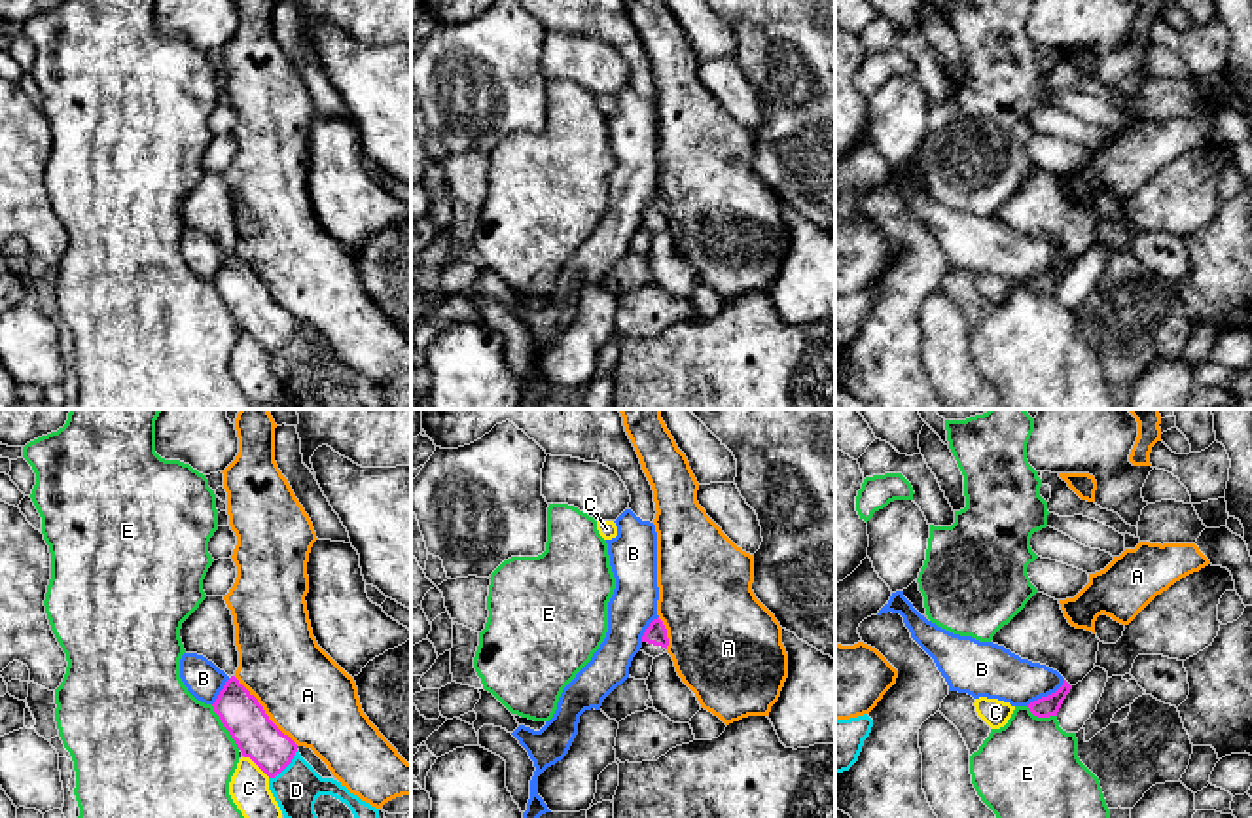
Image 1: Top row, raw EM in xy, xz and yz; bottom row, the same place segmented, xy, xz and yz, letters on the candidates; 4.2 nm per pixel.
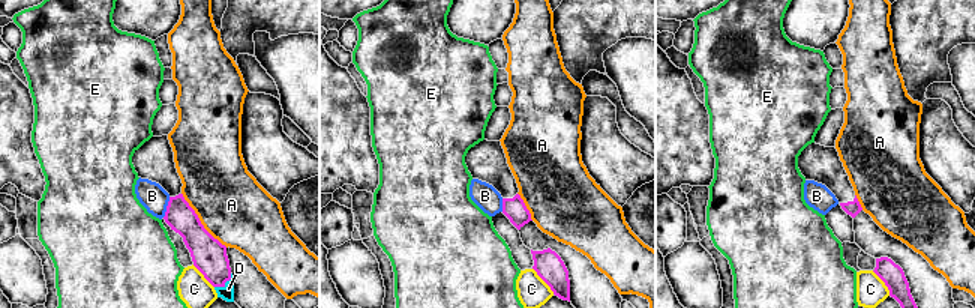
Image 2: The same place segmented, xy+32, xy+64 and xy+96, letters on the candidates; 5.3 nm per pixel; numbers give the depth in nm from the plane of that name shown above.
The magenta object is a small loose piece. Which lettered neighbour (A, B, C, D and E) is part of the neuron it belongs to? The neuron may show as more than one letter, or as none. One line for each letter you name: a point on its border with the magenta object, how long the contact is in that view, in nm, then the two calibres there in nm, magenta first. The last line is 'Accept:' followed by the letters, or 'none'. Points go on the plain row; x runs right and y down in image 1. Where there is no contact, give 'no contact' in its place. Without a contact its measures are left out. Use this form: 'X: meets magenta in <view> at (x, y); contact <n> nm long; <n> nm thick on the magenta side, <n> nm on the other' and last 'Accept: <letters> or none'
Accept: none

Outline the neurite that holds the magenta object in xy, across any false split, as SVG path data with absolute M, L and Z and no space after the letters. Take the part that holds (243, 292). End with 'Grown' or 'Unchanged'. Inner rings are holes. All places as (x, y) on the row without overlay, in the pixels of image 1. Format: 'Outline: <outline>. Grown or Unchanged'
Outline: M206 172L182 199L180 214L186 229L206 233L229 252L212 282L237 324L269 354L280 350L292 339L297 320L269 295L258 275L235 254L239 227L233 191L224 172Z. Grown

